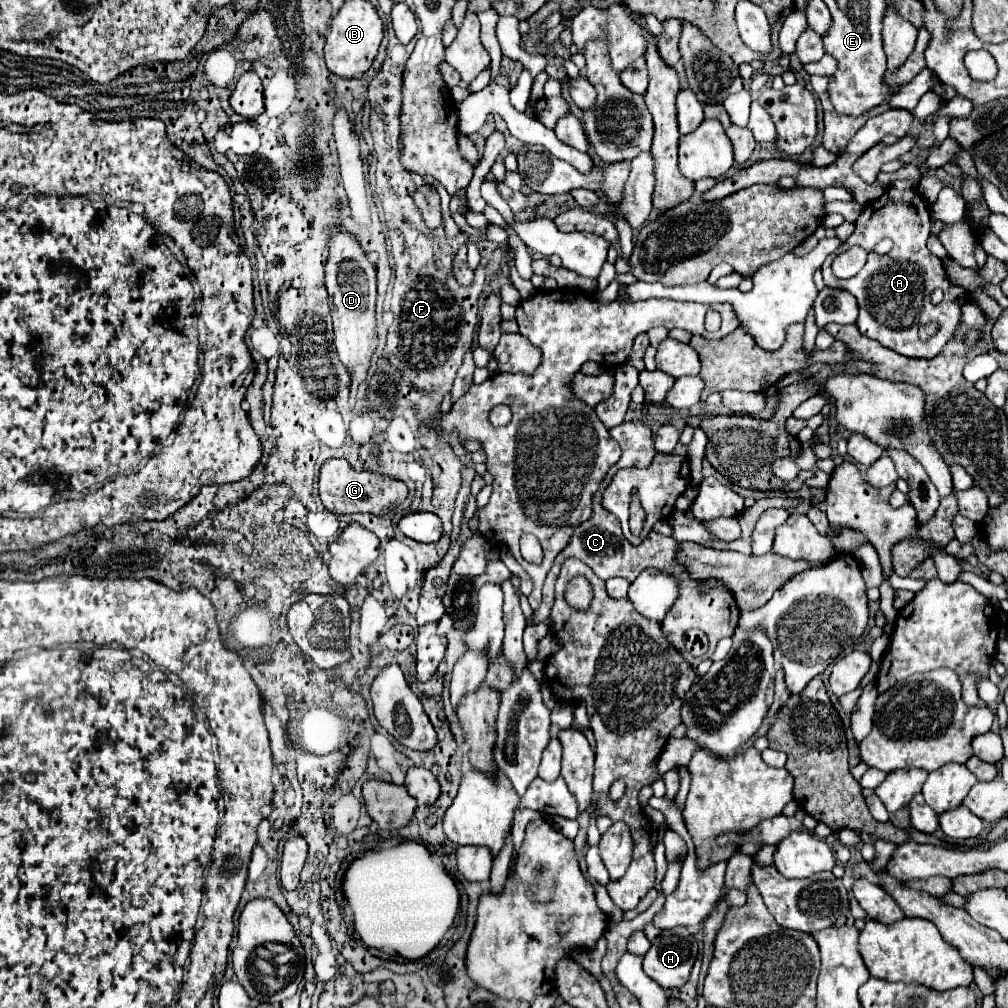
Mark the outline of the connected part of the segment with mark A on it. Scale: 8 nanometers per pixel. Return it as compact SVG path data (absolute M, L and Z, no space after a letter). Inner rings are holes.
M889 185L879 199L865 205L865 209L855 221L853 235L845 241L845 245L857 243L869 251L865 267L851 279L837 279L831 273L831 261L835 253L829 255L823 263L825 285L845 289L857 297L859 331L865 337L875 339L881 345L905 357L931 359L933 355L939 355L941 349L947 345L947 341L953 339L961 323L961 307L967 303L967 291L951 283L941 259L927 249L929 233L931 233L931 205L919 195L917 189L899 191L897 187ZM881 239L893 241L893 249L887 255L873 253L873 247ZM935 289L941 289L945 293L945 299L939 305L931 303L931 293ZM931 321L939 323L939 331L929 341L919 341L917 329Z

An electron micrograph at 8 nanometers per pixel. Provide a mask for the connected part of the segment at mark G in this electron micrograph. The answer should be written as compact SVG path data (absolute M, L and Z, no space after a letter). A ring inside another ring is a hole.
M329 459L321 467L319 475L321 503L335 515L343 513L373 513L385 515L389 509L401 505L407 497L407 485L389 475L381 475L369 469L355 469L345 459Z

